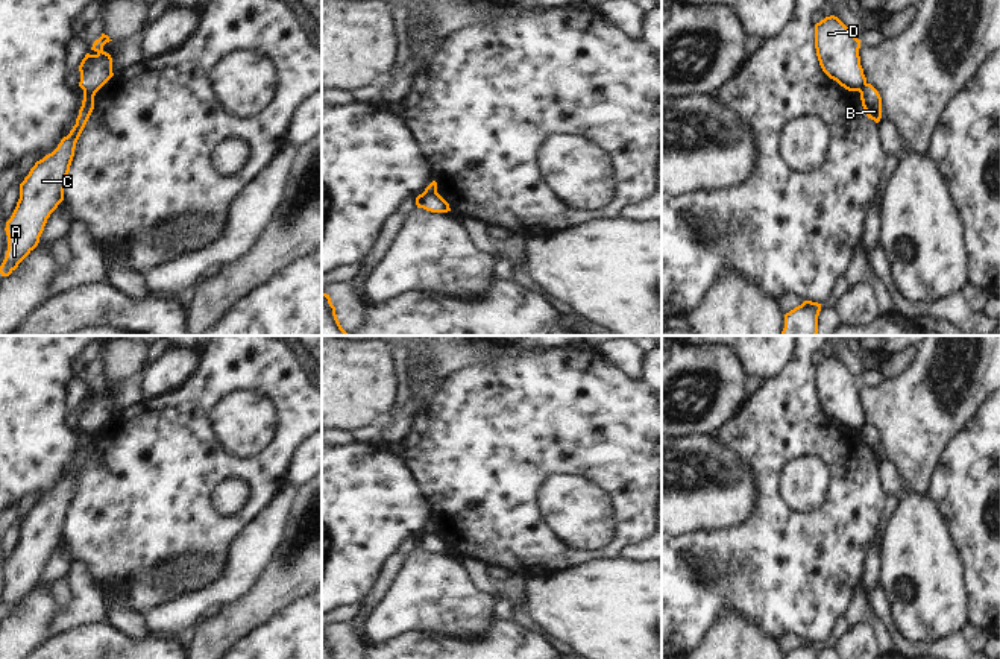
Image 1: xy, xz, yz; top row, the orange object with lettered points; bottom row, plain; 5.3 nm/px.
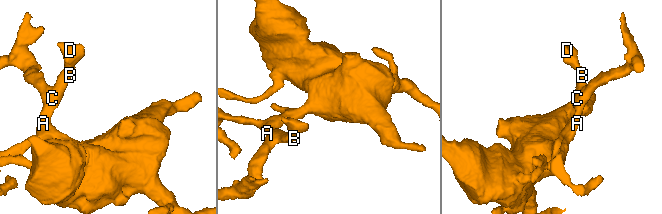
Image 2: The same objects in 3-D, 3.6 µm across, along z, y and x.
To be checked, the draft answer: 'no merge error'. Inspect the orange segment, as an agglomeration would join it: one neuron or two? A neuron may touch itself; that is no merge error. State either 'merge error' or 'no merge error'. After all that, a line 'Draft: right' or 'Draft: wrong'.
merge error
Draft: wrong

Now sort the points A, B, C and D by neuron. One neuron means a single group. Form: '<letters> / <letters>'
A B C / D

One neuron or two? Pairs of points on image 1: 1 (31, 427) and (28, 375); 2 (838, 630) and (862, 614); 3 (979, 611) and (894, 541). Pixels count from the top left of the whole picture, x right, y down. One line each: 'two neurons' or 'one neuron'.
1: one neuron
2: two neurons
3: two neurons

